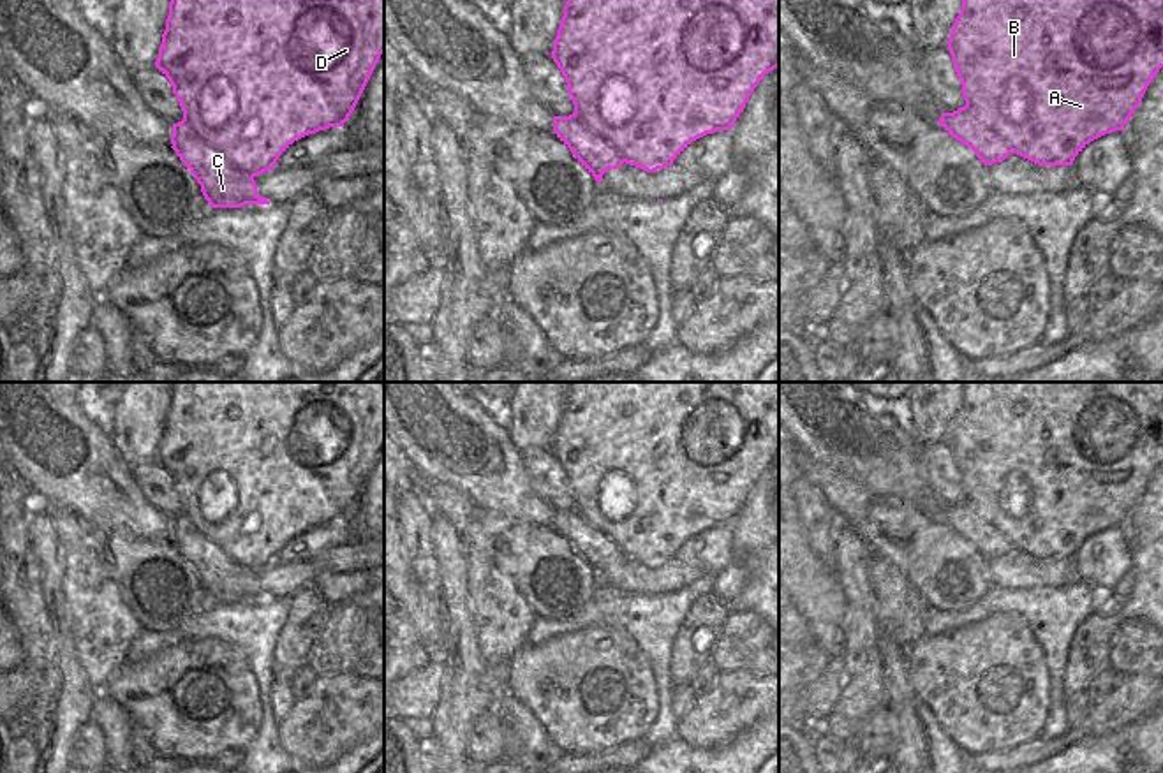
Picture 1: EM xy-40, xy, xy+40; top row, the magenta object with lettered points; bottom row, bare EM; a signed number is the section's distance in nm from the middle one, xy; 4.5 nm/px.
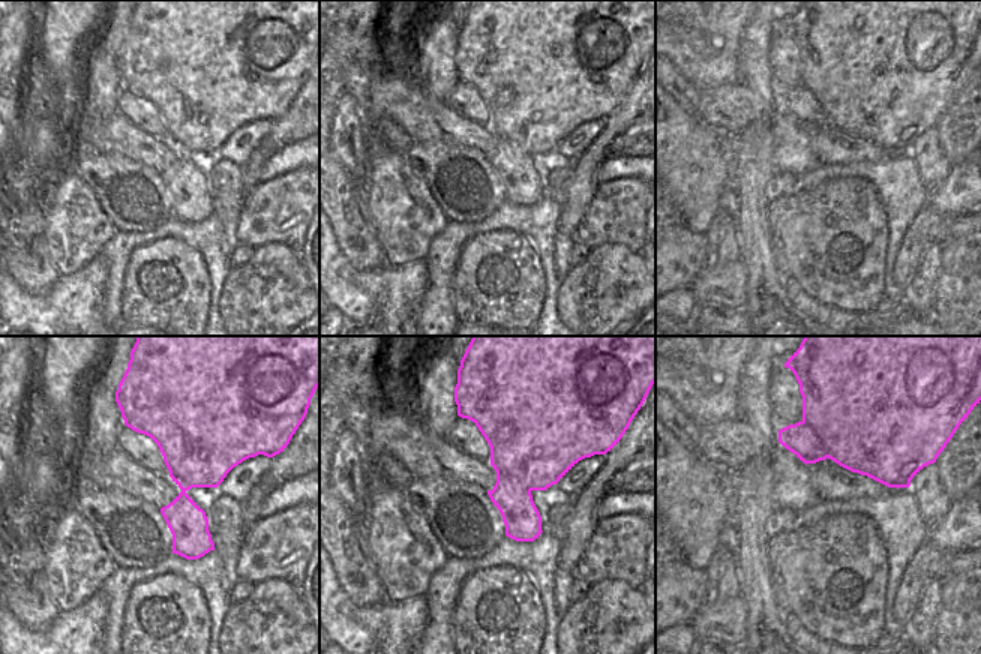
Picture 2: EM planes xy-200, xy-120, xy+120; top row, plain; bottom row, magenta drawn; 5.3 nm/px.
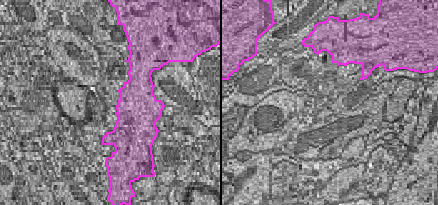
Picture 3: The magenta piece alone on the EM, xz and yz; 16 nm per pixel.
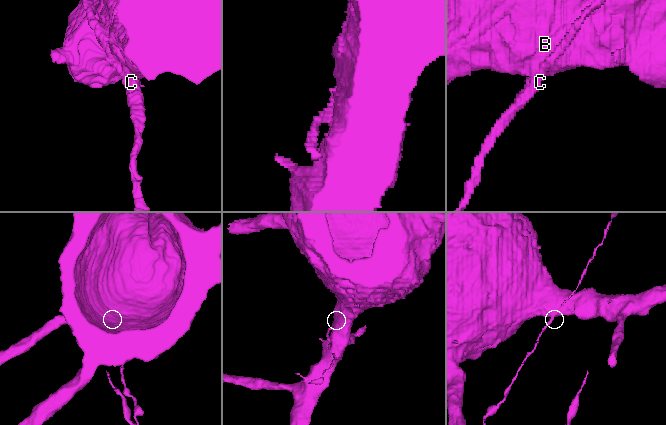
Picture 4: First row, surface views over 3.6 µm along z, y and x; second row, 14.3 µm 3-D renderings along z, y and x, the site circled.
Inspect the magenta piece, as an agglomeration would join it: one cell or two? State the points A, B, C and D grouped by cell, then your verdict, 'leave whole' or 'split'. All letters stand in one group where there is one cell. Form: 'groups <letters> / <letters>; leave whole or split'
groups A B D / C; split

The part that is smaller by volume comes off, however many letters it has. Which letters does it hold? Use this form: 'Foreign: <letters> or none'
Foreign: C

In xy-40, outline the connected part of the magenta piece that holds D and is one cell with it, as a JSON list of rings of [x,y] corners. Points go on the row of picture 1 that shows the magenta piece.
[[[171,0],[155,67],[169,79],[187,127],[229,166],[259,176],[273,169],[278,157],[294,141],[330,127],[342,127],[347,121],[382,53],[384,0]]]

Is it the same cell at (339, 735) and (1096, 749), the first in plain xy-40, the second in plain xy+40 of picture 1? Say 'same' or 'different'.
different

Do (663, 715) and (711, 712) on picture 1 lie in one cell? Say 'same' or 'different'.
different

